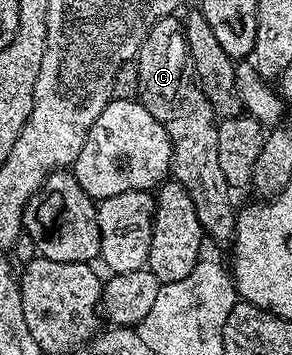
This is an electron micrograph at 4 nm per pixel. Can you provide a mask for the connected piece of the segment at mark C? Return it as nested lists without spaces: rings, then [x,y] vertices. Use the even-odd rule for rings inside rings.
[[[175,17],[157,20],[143,39],[134,65],[139,70],[138,102],[161,121],[165,133],[171,138],[174,182],[181,184],[193,201],[197,221],[201,221],[206,238],[230,244],[235,237],[237,206],[231,200],[233,188],[225,181],[221,161],[217,158],[217,113],[199,88],[182,22]]]

